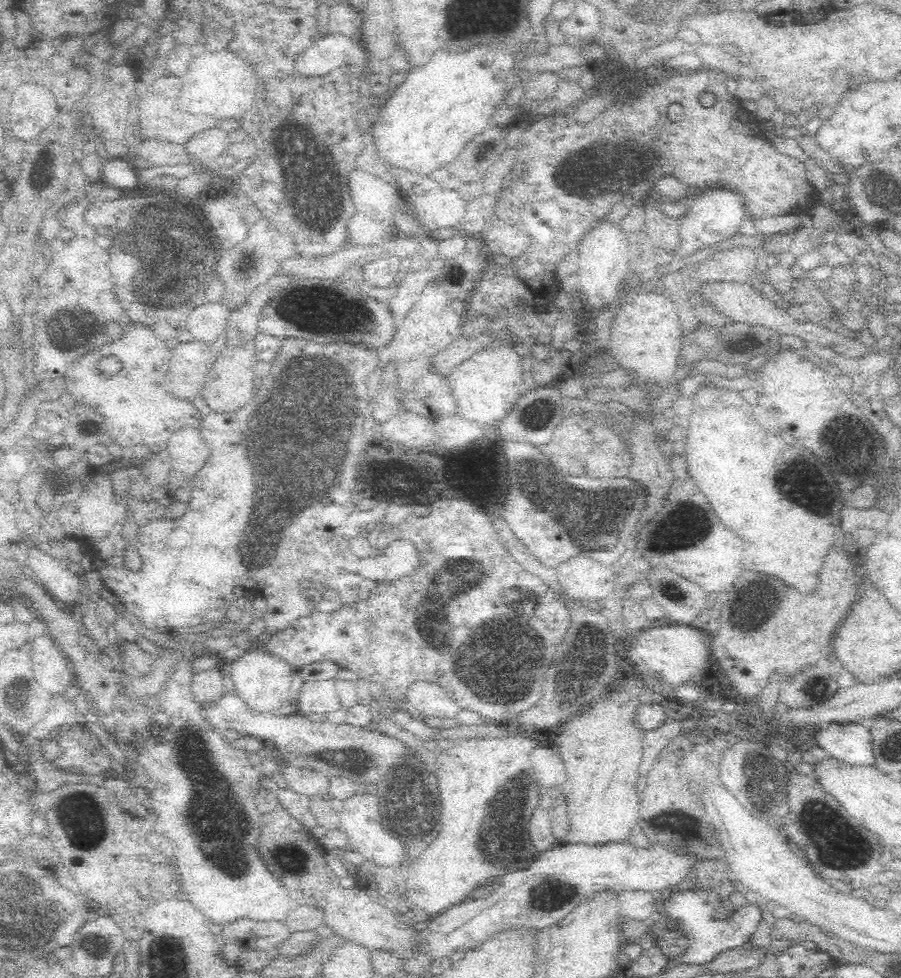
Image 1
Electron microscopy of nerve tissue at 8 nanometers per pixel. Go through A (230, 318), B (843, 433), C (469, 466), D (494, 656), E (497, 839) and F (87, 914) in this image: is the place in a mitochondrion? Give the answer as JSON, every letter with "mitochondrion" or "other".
{"A":"other","B":"mitochondrion","C":"other","D":"mitochondrion","E":"mitochondrion","F":"other"}

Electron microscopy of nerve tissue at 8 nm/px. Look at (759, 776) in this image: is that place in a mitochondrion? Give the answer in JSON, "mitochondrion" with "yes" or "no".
{"mitochondrion":"yes"}

